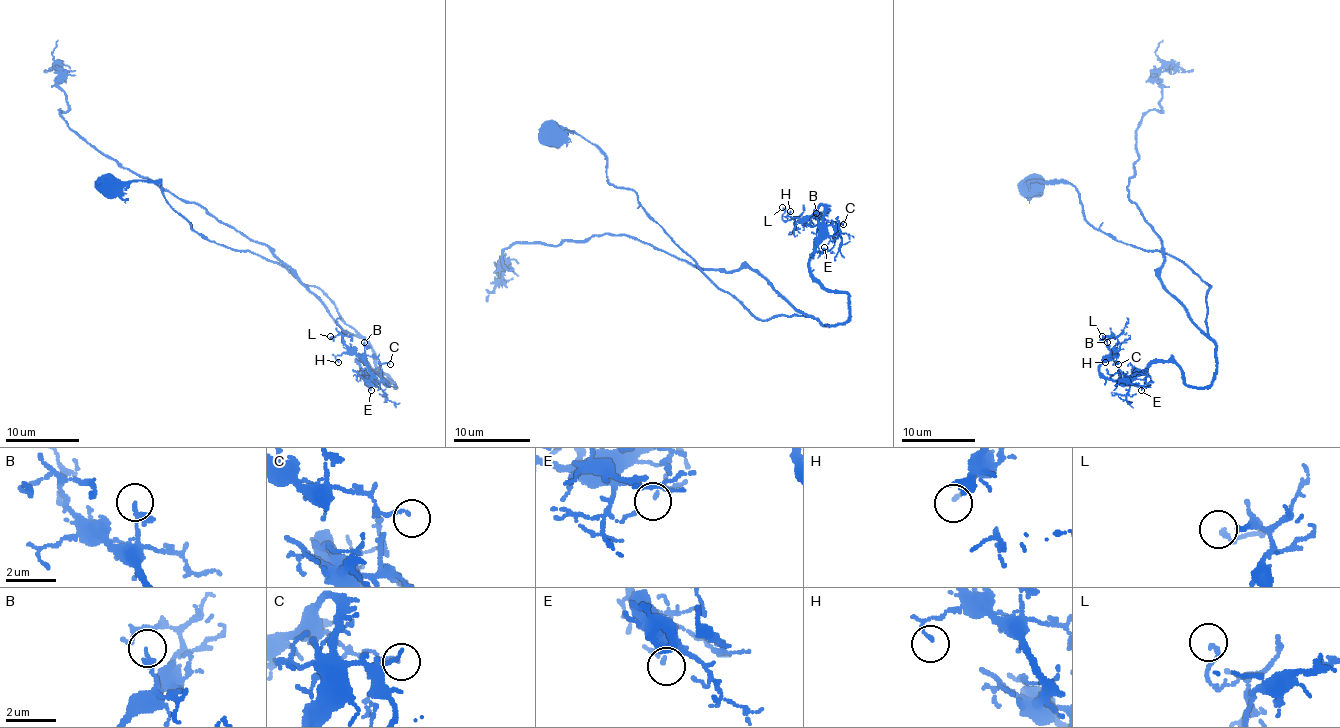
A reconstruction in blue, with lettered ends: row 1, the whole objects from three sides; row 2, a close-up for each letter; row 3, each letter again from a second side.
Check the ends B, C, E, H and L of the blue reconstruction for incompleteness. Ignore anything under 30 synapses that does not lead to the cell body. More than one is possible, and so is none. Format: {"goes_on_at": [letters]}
{"goes_on_at": []}

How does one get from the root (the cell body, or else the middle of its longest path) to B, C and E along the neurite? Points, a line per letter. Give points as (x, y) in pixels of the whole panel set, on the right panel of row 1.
B: (1031, 185), (1068, 181), (1094, 227), (1211, 286), (1207, 387), (1174, 362), (1109, 379), (1107, 342)
C: (1031, 185), (1068, 181), (1094, 227), (1211, 286), (1207, 387), (1174, 362), (1100, 372), (1118, 364)
E: (1031, 185), (1068, 181), (1094, 227), (1211, 286), (1211, 383), (1154, 362), (1141, 390)

